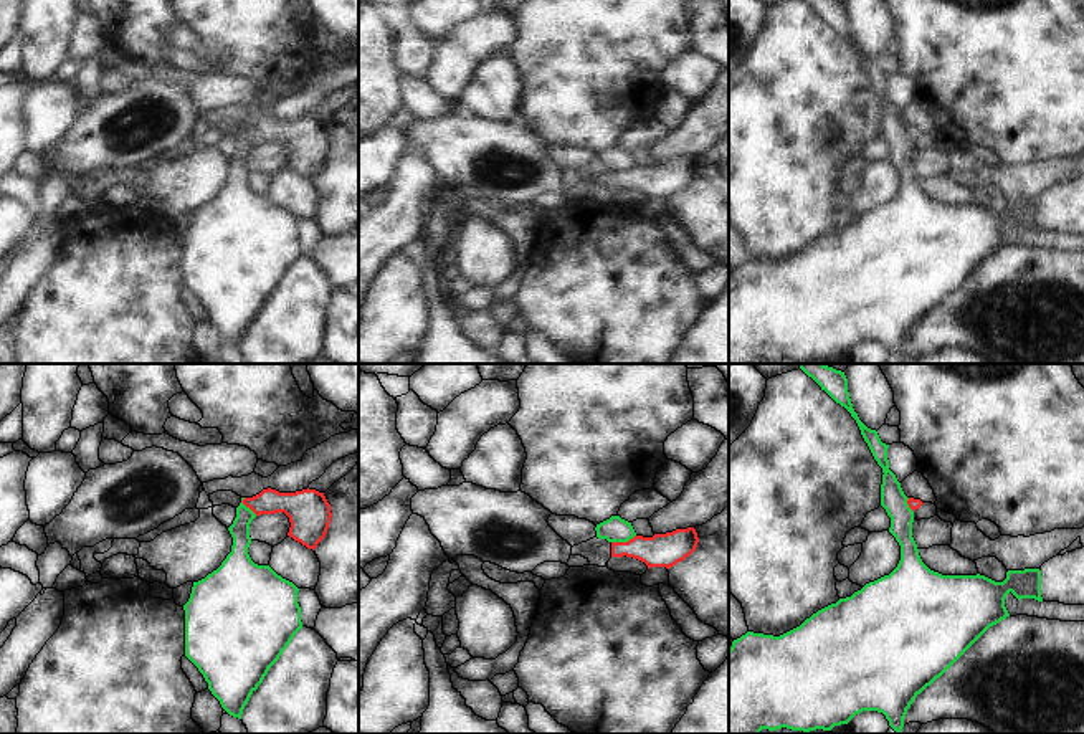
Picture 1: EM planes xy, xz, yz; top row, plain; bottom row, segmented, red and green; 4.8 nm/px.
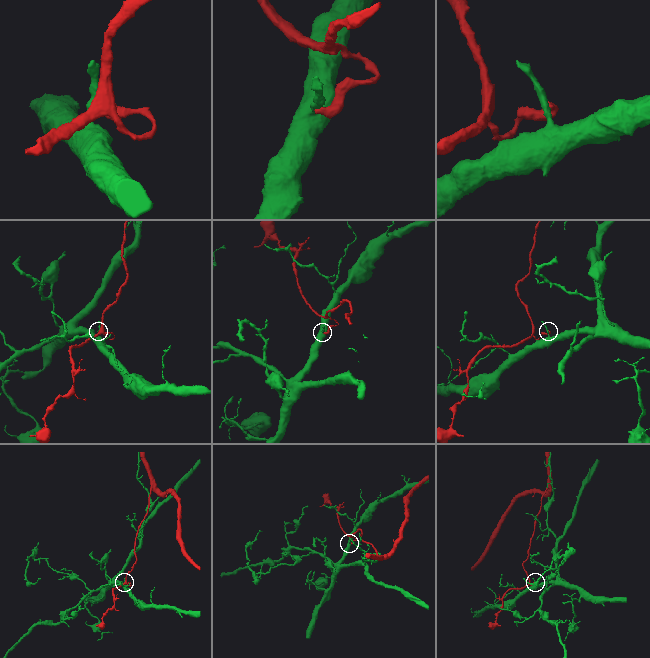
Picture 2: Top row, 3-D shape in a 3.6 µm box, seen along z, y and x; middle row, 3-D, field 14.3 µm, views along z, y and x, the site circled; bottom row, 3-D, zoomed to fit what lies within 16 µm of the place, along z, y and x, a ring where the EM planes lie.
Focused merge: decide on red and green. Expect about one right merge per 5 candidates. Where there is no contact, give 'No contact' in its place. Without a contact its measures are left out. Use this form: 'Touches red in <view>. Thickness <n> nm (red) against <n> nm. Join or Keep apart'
Touches red in xz. Thickness 160 nm (red) against 130 nm. Keep apart.

